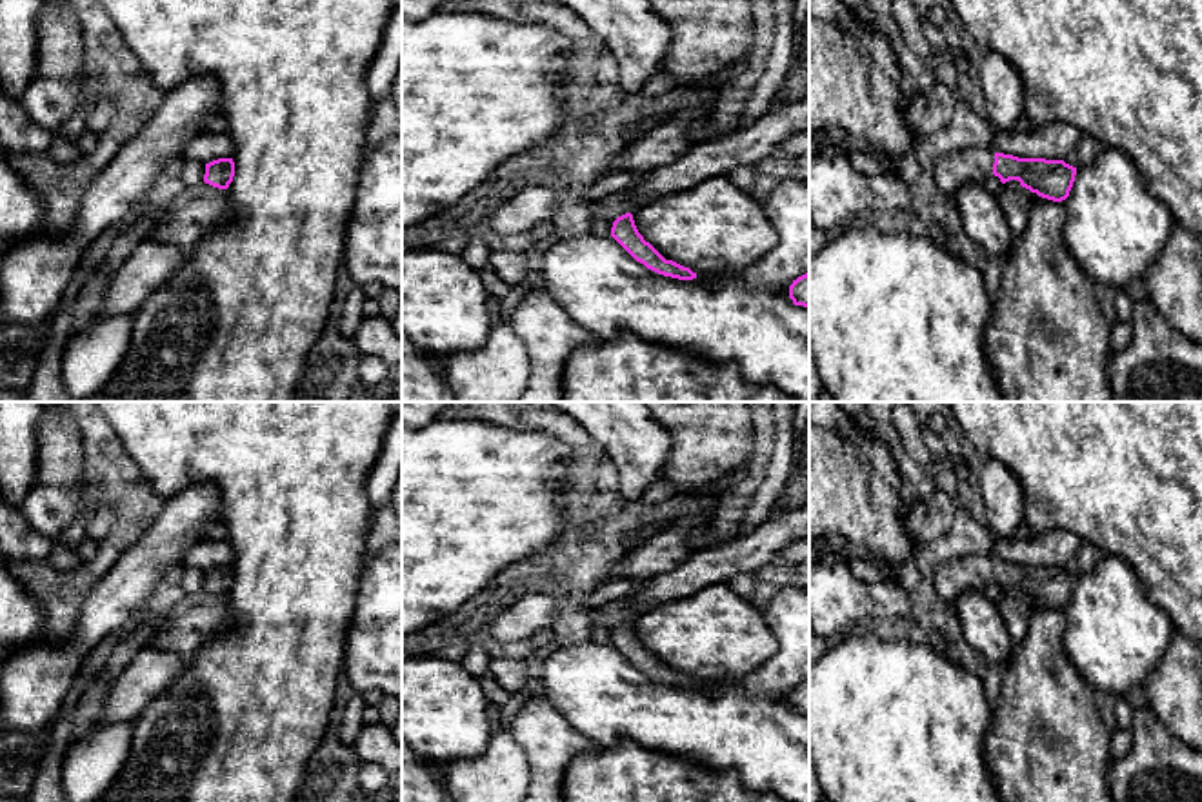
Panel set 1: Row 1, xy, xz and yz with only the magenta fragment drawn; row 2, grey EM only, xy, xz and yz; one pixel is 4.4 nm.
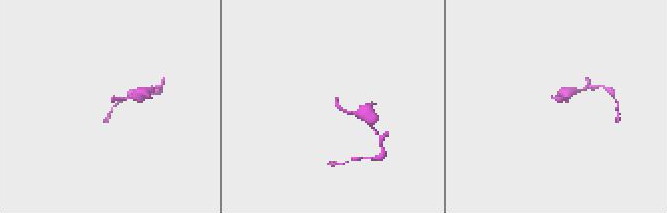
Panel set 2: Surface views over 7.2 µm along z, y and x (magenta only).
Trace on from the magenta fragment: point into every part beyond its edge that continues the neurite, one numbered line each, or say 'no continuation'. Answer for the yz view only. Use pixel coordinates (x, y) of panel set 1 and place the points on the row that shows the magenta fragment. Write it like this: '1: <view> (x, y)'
1: yz (951, 171)

